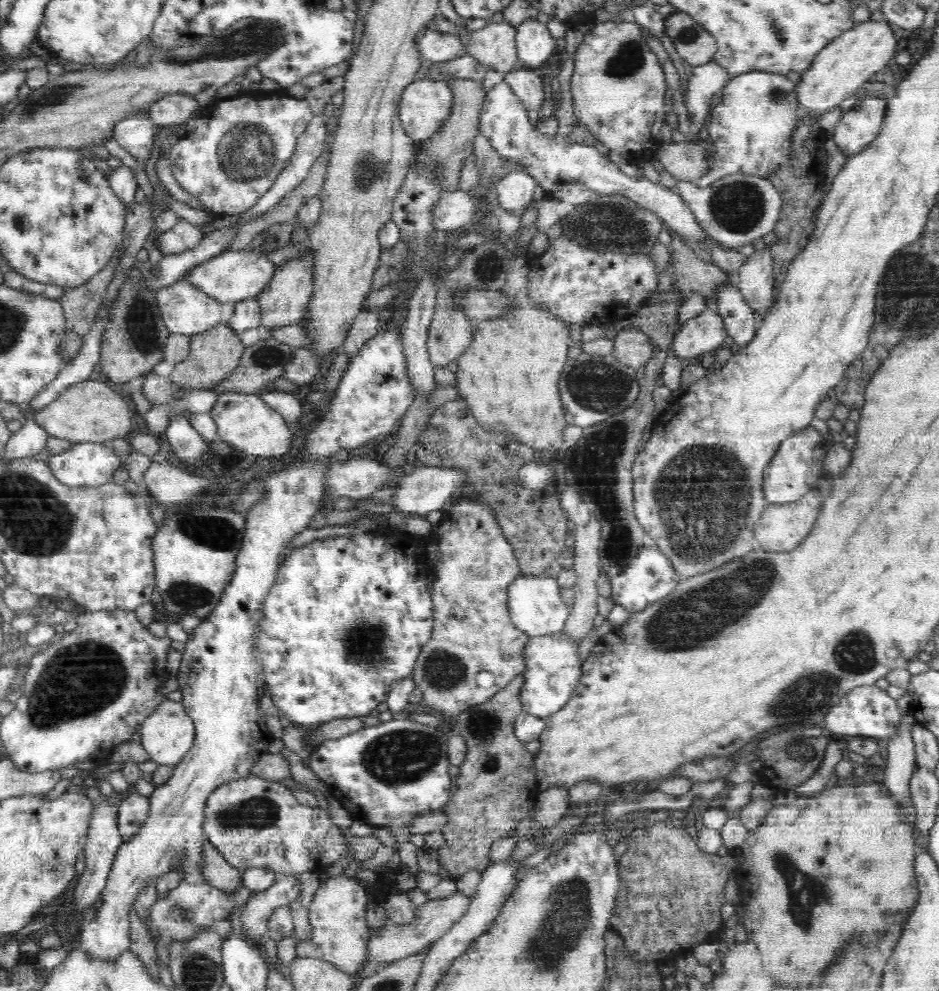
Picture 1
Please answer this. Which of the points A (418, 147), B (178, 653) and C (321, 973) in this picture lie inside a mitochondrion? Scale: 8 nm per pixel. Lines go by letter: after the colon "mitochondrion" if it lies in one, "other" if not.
A: other
B: other
C: other

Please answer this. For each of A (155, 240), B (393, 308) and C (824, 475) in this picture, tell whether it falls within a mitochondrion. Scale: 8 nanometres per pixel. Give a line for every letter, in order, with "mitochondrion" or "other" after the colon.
A: other
B: other
C: other

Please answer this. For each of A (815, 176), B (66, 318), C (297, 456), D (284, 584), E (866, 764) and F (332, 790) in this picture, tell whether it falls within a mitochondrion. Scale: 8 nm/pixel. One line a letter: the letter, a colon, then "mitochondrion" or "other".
A: mitochondrion
B: other
C: other
D: other
E: other
F: other

